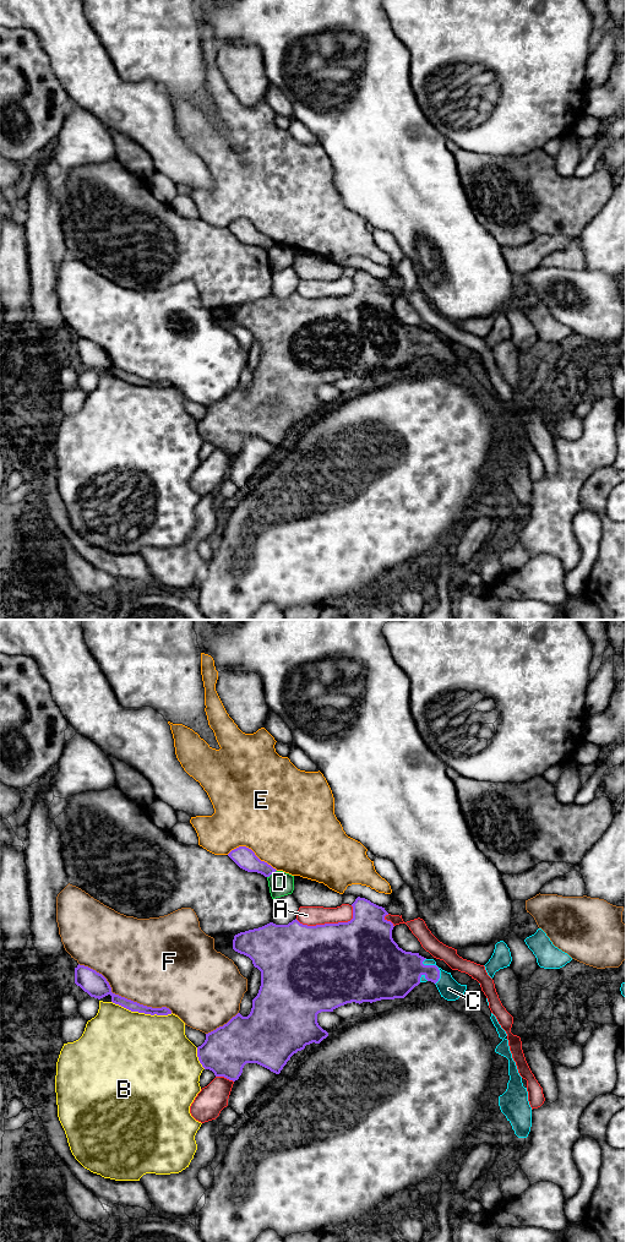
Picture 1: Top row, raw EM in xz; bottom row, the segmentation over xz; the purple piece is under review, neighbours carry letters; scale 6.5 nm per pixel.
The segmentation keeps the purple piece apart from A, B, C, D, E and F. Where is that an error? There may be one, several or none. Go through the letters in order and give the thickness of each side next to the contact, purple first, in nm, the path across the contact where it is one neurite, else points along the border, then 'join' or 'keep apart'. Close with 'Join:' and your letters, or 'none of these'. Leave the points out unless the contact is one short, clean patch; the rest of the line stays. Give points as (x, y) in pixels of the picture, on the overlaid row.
A: 500 nm thick on the purple side, 130 nm on the other; keep apart
B: 70 nm thick on the purple side, 480 nm on the other; keep apart
C: 280 nm thick on the purple side, 140 nm on the other; runs through xz (399, 971), (436, 967), (439, 976), (448, 989); join
D: 140 nm thick on the purple side, 160 nm on the other; border along xz (276, 870), (267, 877); keep apart
E: 140 nm thick on the purple side, 500 nm on the other; keep apart
F: 160 nm thick on the purple side, 480 nm on the other; keep apart
Join: C

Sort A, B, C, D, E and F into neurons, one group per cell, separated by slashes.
A / B / C / D / E / F

